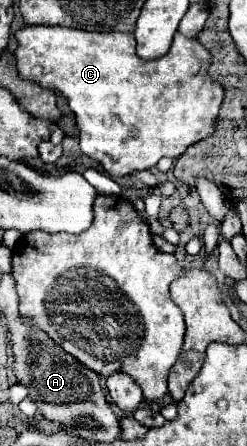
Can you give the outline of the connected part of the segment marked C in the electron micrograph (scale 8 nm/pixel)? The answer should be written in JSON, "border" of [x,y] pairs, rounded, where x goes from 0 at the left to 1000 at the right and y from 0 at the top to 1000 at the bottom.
{"border":[[[97,58],[65,72],[65,139],[81,170],[243,202],[283,229],[324,287],[324,332],[389,359],[453,399],[494,399],[559,381],[599,381],[664,350],[729,354],[761,327],[866,300],[883,251],[907,224],[891,184],[842,170],[850,117],[785,85],[713,76],[664,130],[575,135],[551,126],[543,76],[510,72],[332,72],[251,58]]]}

